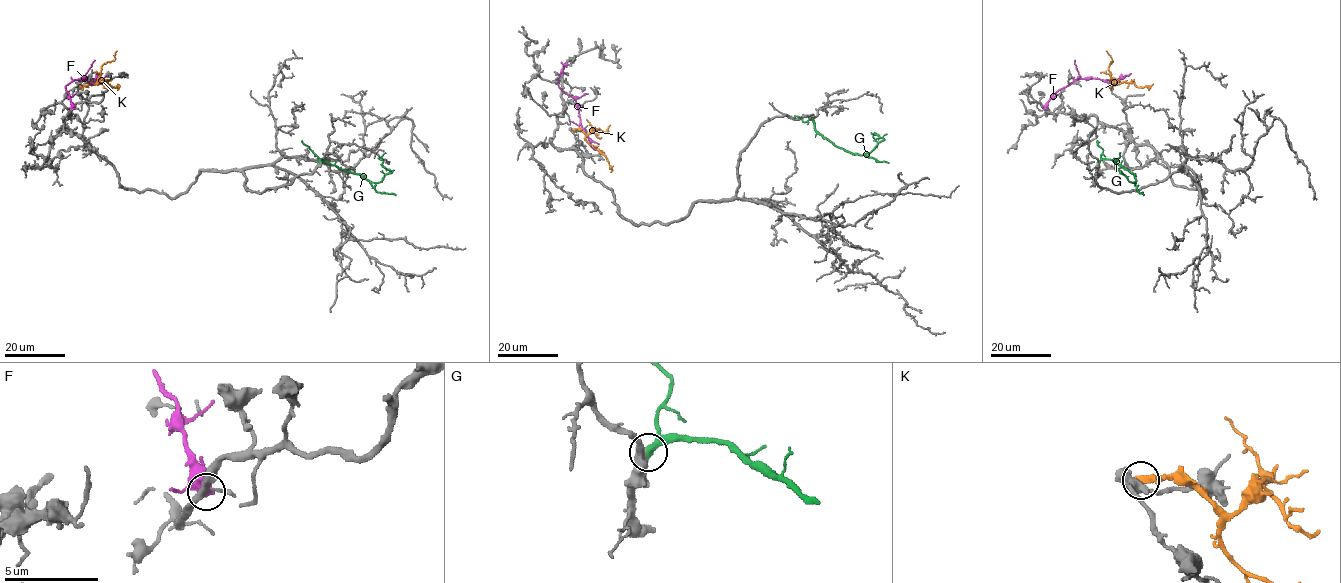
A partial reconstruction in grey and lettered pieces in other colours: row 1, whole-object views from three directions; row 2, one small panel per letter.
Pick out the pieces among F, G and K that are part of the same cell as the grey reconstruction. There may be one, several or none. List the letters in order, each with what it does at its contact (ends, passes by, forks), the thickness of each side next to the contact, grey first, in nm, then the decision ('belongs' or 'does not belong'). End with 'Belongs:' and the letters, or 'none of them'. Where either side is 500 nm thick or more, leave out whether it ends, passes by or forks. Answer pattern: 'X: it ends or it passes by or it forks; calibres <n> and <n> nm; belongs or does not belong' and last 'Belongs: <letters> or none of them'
F: it passes by; calibres 280 and 460 nm; does not belong
G: it passes by; calibres 400 and 300 nm; belongs
K: it passes by; calibres 400 and 280 nm; does not belong
Belongs: G

